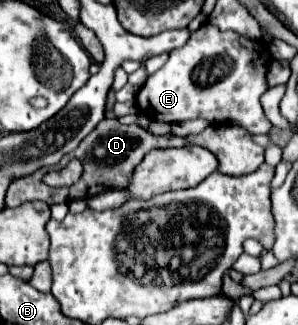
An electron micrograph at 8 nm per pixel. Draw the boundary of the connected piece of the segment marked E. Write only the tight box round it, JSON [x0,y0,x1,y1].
[136,23,272,133]

